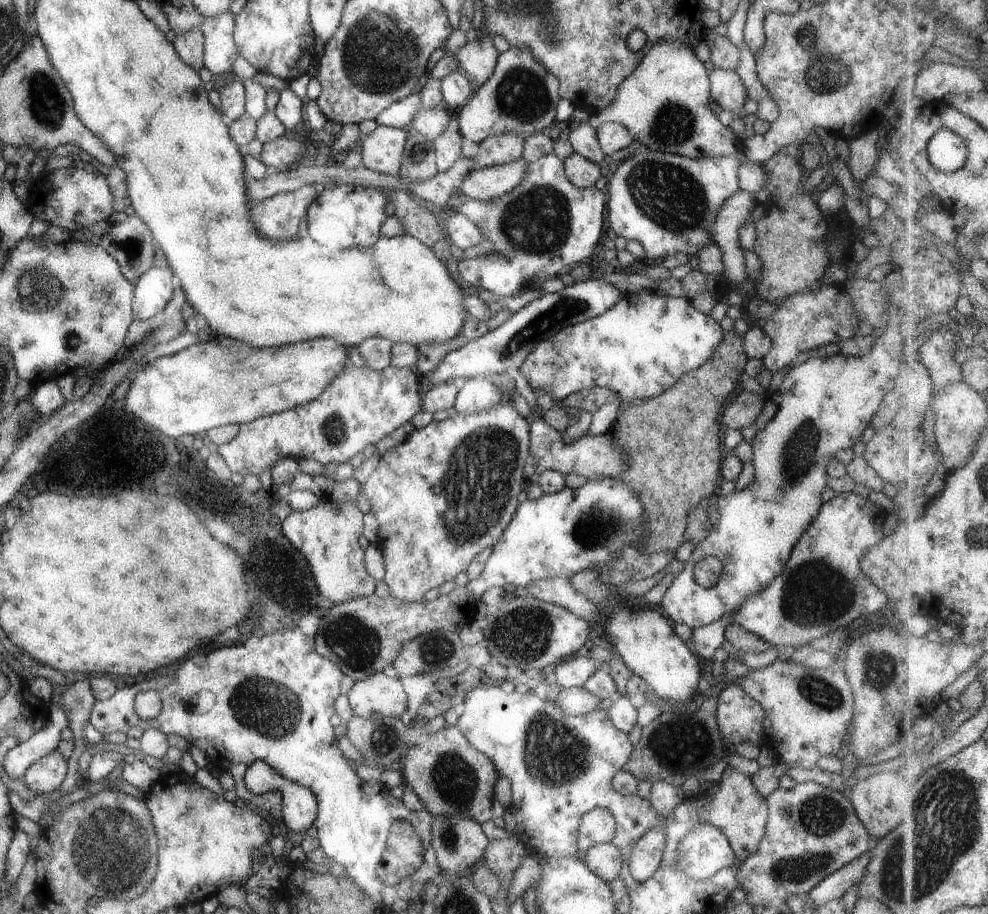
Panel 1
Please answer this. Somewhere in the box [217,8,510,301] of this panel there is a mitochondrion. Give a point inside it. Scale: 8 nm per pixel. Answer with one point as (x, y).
(375, 57)

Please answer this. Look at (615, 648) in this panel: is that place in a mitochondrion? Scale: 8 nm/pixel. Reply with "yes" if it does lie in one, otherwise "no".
no

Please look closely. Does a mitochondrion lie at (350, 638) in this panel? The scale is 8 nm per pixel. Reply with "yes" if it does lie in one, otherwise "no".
yes

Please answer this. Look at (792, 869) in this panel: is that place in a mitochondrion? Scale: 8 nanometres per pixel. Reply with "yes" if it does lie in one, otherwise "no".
yes

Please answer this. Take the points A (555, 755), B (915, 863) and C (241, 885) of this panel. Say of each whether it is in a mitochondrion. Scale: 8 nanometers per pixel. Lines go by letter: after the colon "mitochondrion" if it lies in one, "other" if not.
A: mitochondrion
B: mitochondrion
C: other

